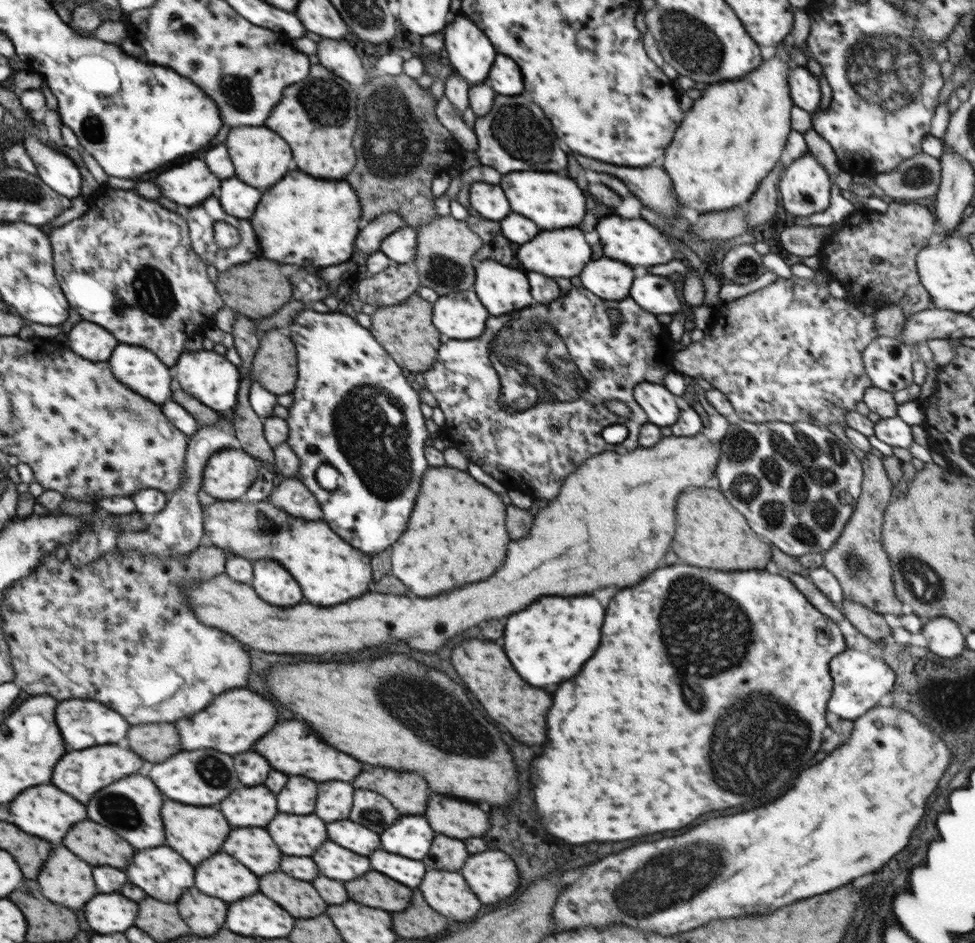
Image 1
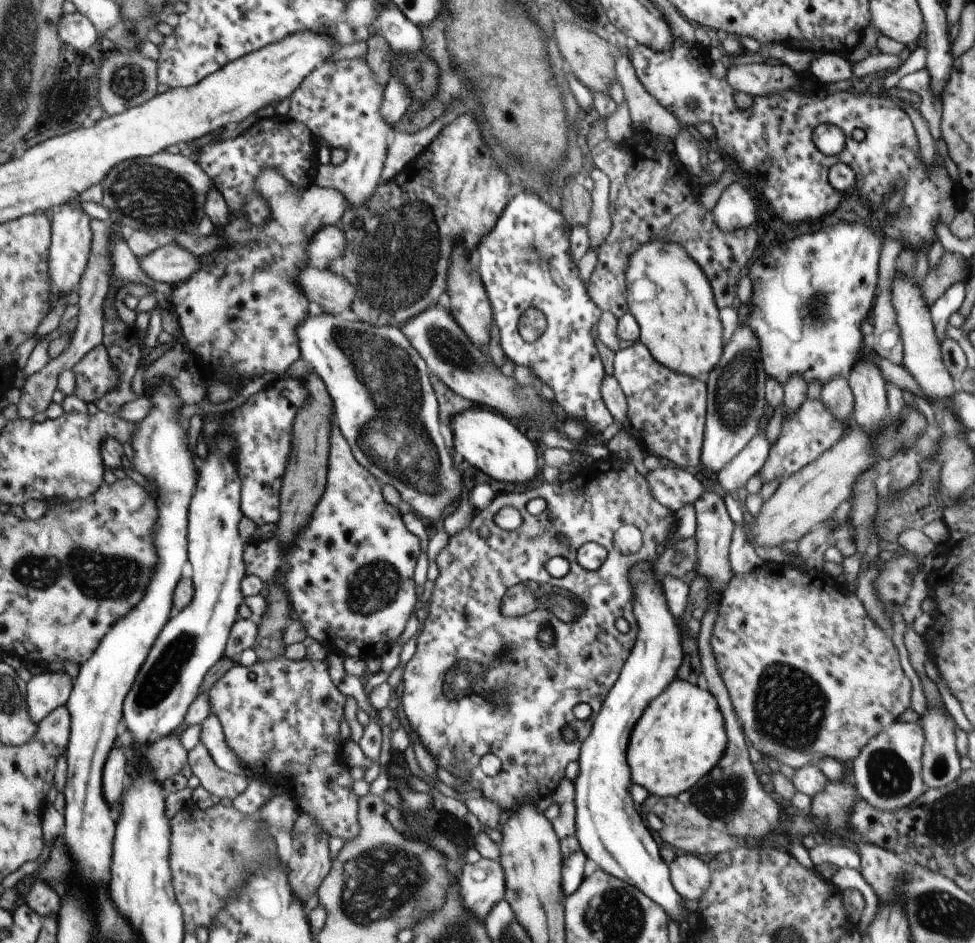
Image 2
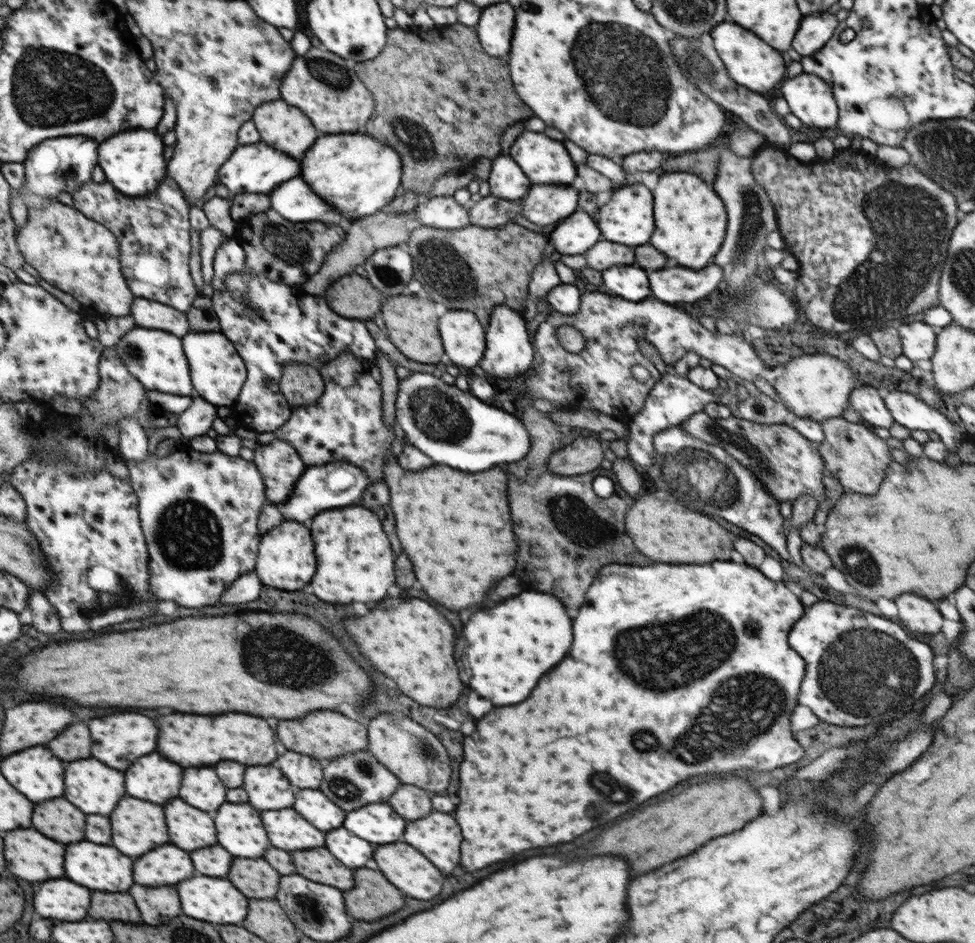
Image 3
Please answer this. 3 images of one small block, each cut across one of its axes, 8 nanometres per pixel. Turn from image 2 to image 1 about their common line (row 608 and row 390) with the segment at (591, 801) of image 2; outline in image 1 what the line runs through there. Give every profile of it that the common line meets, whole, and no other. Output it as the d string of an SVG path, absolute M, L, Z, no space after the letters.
M641 382L633 390L633 397L647 414L648 423L656 426L672 426L680 416L683 404L665 385Z

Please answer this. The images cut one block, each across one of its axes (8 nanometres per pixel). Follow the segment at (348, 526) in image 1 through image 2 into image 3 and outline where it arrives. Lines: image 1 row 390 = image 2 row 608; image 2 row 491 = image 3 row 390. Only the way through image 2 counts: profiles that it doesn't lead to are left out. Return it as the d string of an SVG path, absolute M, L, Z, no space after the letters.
M342 353L340 357L328 361L318 367L324 379L324 392L317 404L309 408L292 408L290 418L273 433L275 438L289 442L295 446L306 468L320 466L332 461L348 461L362 469L370 481L384 481L384 461L394 459L397 461L398 445L396 435L392 428L386 426L383 412L383 390L370 370L374 360L356 358L354 354Z

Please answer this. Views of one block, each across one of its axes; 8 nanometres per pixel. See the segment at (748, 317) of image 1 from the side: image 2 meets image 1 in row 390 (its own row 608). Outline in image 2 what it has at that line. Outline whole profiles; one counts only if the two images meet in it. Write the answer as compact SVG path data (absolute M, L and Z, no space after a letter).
M768 563L764 565L757 566L750 574L735 574L732 580L729 582L728 588L723 592L721 598L721 608L719 609L719 615L715 624L715 629L712 633L711 645L717 660L717 665L723 678L724 684L728 689L729 697L731 698L736 716L739 718L740 724L742 726L743 733L746 738L752 742L753 748L758 750L760 754L763 754L764 758L770 760L776 760L780 764L786 764L786 766L792 766L794 769L802 768L806 765L814 765L823 758L833 758L840 761L843 764L851 764L852 761L860 754L860 751L872 740L872 738L877 737L880 733L884 732L890 725L894 722L899 721L899 716L910 707L910 691L911 684L910 679L904 673L902 666L900 665L898 649L892 643L892 639L888 634L886 634L876 623L869 617L868 611L864 608L864 605L858 600L855 594L850 593L845 587L838 585L838 580L824 570L818 570L816 567L810 565L805 566L795 566L792 563Z

